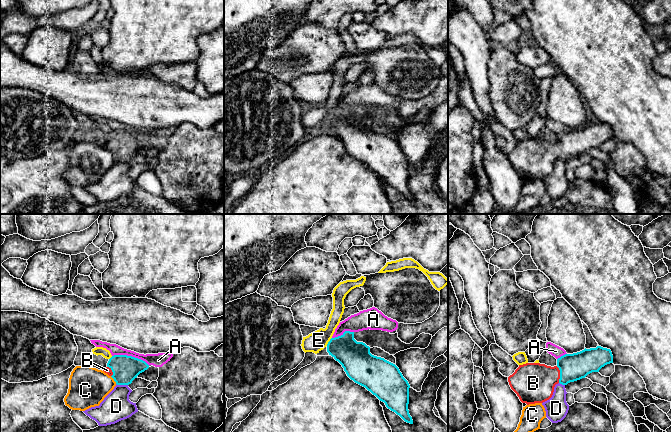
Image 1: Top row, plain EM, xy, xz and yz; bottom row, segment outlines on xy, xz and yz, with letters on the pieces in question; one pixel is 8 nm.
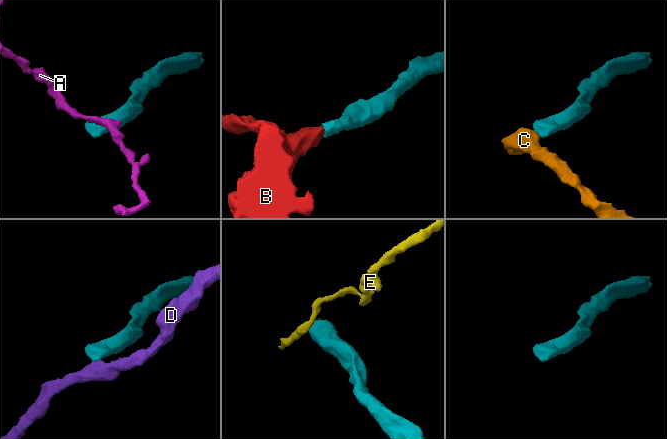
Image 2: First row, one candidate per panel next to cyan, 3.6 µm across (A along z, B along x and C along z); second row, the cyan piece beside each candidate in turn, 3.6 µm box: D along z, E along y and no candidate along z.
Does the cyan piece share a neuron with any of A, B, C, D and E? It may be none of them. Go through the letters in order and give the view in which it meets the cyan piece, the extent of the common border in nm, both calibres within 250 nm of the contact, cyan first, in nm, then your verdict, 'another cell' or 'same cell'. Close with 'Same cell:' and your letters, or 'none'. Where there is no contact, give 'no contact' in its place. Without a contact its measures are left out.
A: meets cyan in xy; contact 300 nm long; 220 nm thick on the cyan side, 110 nm on the other; another cell
B: meets cyan in yz; contact 140 nm long; 220 nm thick on the cyan side, 320 nm on the other; same cell
C: meets cyan in xy; contact 80 nm long; 220 nm thick on the cyan side, 320 nm on the other; another cell
D: meets cyan in xy; contact 100 nm long; 220 nm thick on the cyan side, 240 nm on the other; another cell
E: meets cyan in xz; contact 80 nm long; 260 nm thick on the cyan side, 160 nm on the other; another cell
Same cell: B

